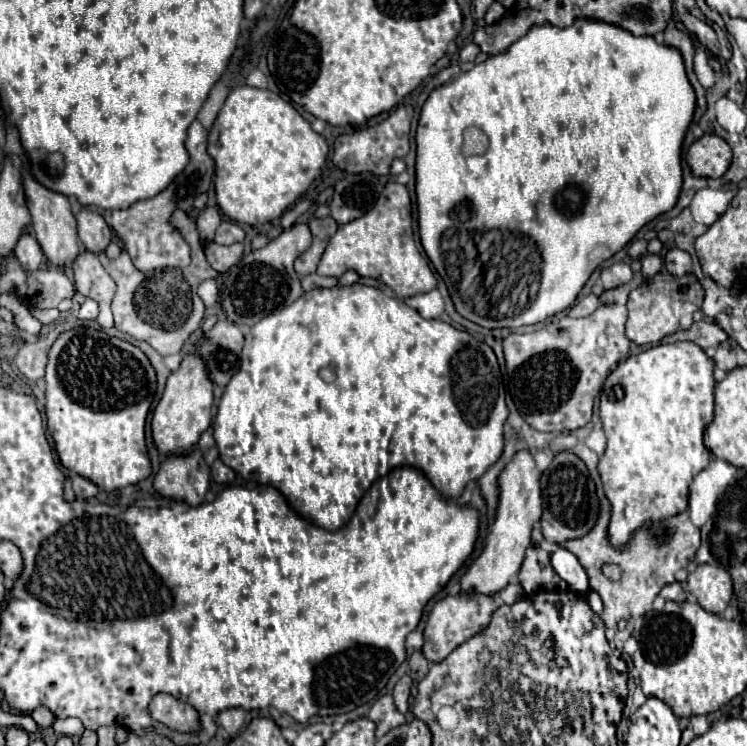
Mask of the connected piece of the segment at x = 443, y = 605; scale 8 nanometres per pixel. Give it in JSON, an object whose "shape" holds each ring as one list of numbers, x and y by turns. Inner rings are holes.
{"shape":[[481,592,445,596,443,600,439,600,431,610,425,632,423,632,425,634,425,644,423,644,425,658,429,658,431,662,441,662,457,646,461,646,467,640,471,640,473,636,481,634,489,626,495,610,497,610,495,598,487,596,487,594,481,594]]}

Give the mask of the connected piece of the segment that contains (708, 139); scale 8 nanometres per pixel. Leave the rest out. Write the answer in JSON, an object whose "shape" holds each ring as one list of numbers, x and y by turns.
{"shape":[[703,134,687,150,687,164,695,176,719,178,729,168,729,162,731,148,723,138,715,134]]}

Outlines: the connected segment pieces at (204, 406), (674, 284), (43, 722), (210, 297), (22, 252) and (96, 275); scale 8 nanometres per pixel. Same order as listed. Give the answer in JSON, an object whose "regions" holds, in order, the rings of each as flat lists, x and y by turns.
{"regions":[[[189,352,181,366,171,372,165,392,153,412,151,430,159,452,177,454,177,450,191,450,203,430,211,426,211,406,213,406,213,380,209,378,209,368,199,352]],[[659,272,657,276,645,280,639,288,635,288,629,296,627,310,627,338,639,346,657,344,667,334,677,330,687,330,693,324,693,314,703,304,703,288,693,278,693,274,685,274,681,278,673,278,669,272]],[[37,708,35,712,31,712,31,716,37,722,39,730,47,730,53,724,53,720,55,720,55,716,49,710,45,710,45,708]],[[205,280,205,282,201,282,201,286,199,286,199,296,201,296,201,300,205,302,205,306,211,308,211,306,217,302,217,284,215,284,215,280]],[[23,234,15,246,15,258,25,272,35,272,43,262,43,252,31,234]],[[83,252,73,264,73,274,77,282,77,292,83,294,85,298,93,298,101,312,97,316,97,322,101,328,111,328,113,326,113,316,111,316,111,300,115,296,115,282,111,276,105,272,101,266,99,258,95,254]]]}

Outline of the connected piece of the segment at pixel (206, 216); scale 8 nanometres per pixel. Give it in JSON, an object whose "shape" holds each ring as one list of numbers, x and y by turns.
{"shape":[[205,208,199,216,197,216,197,228,201,239,204,242,211,242,215,233,221,224,221,216,217,208]]}

